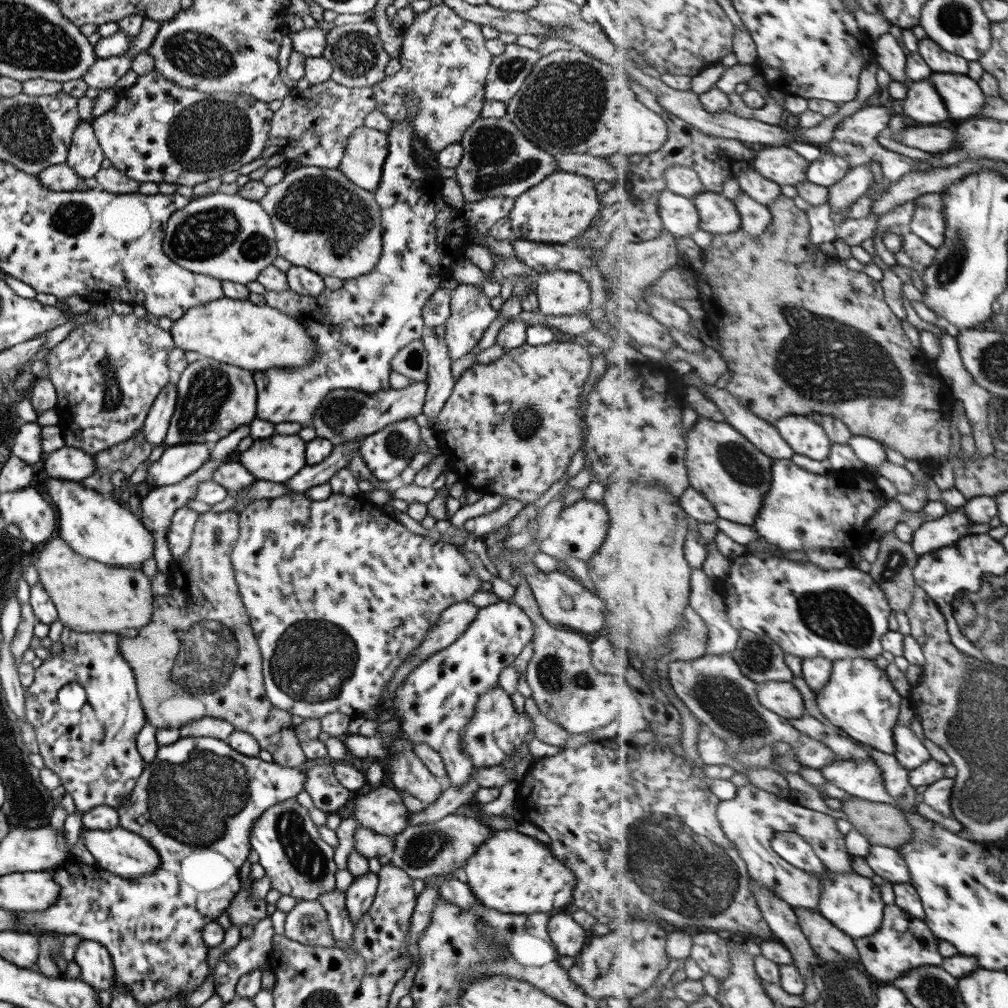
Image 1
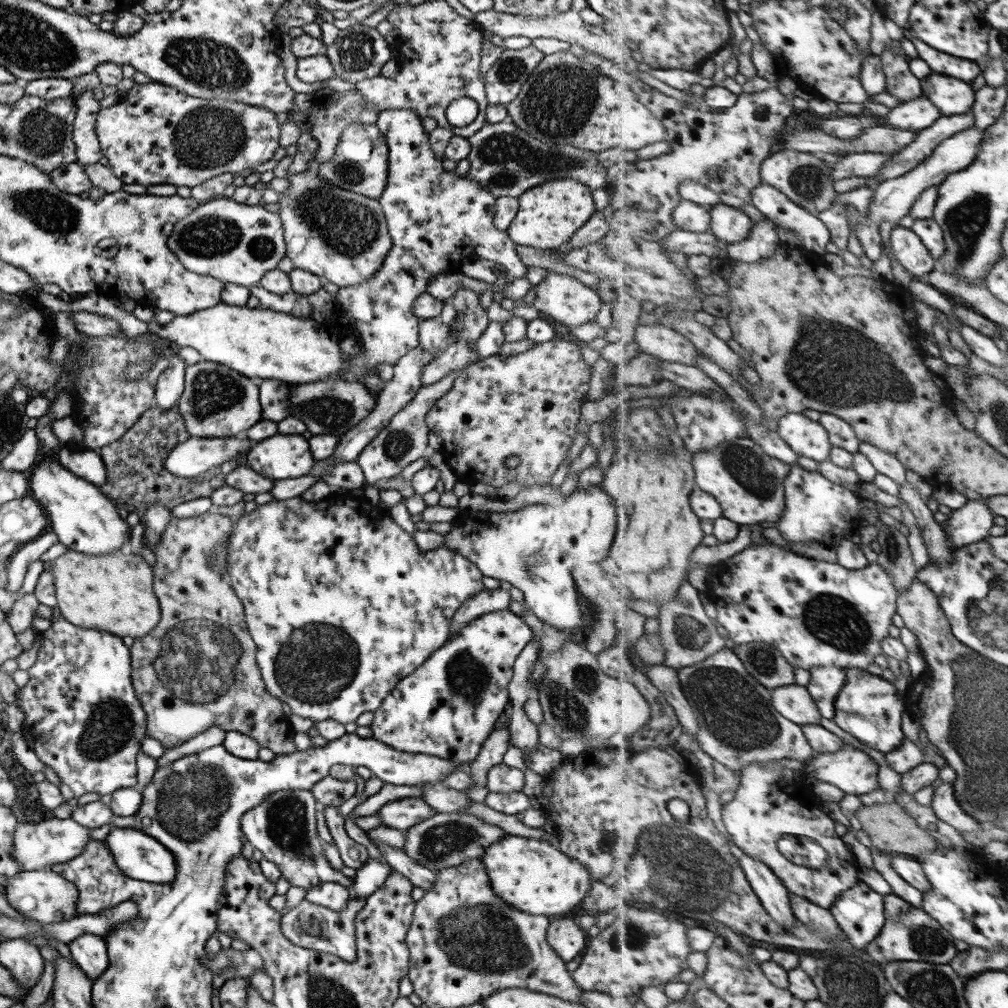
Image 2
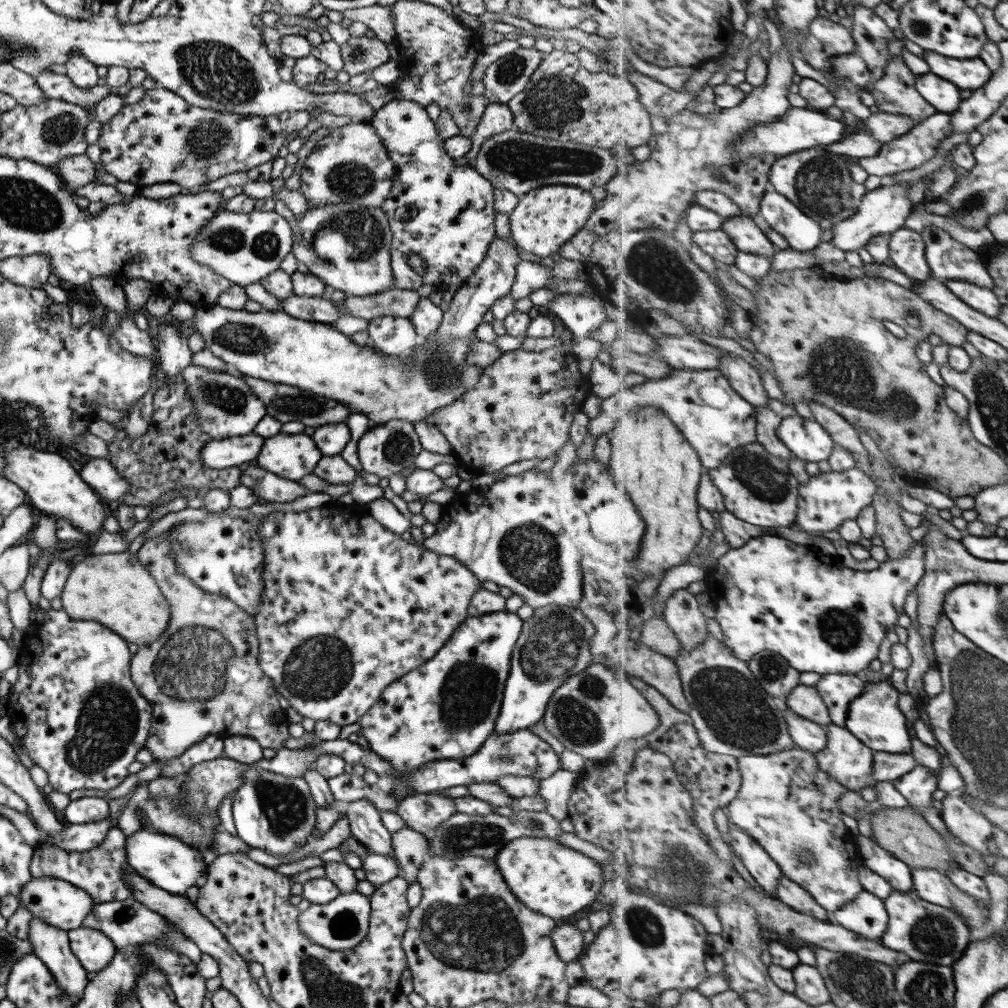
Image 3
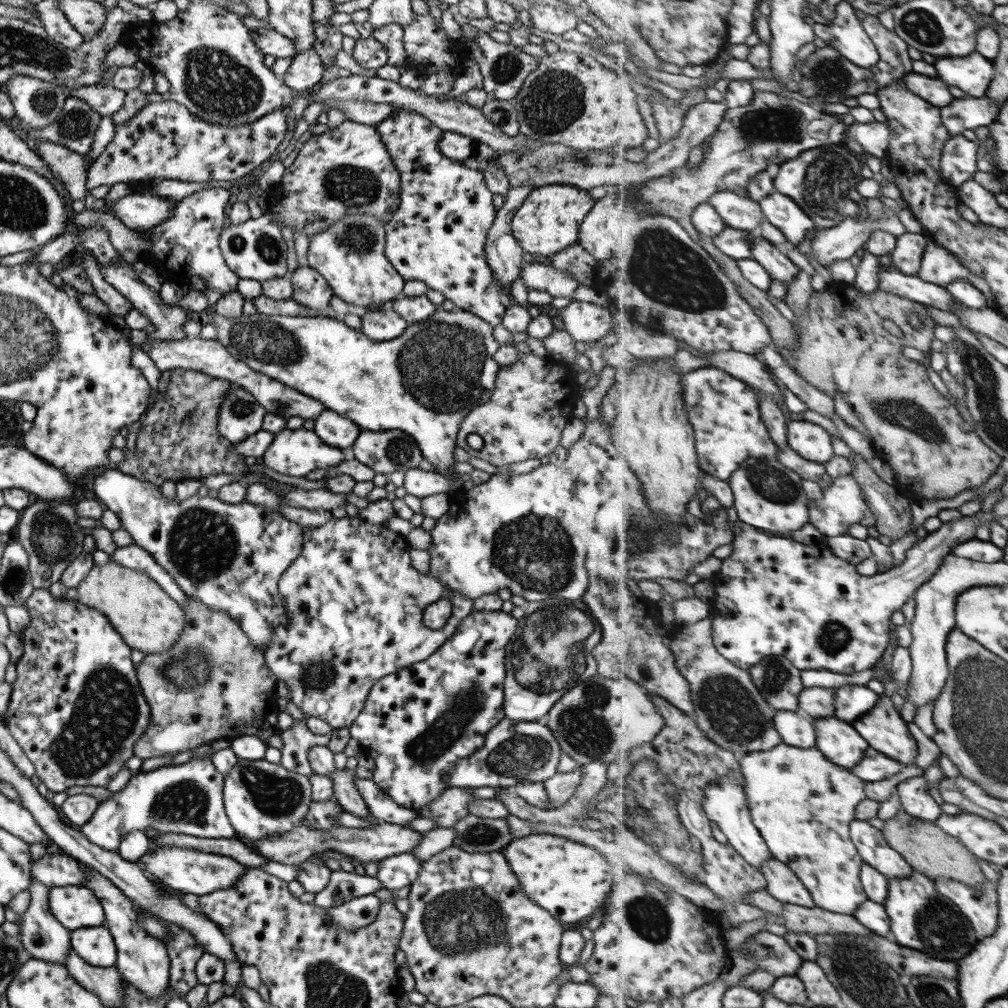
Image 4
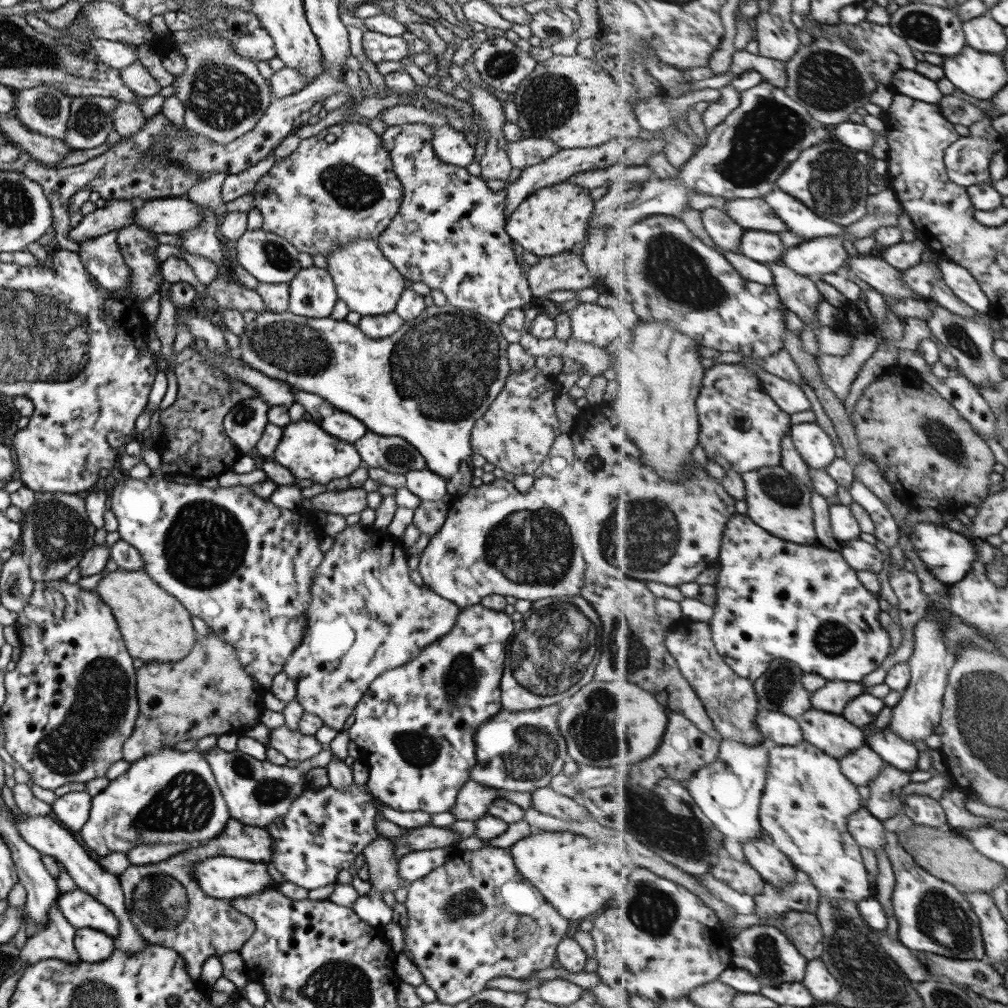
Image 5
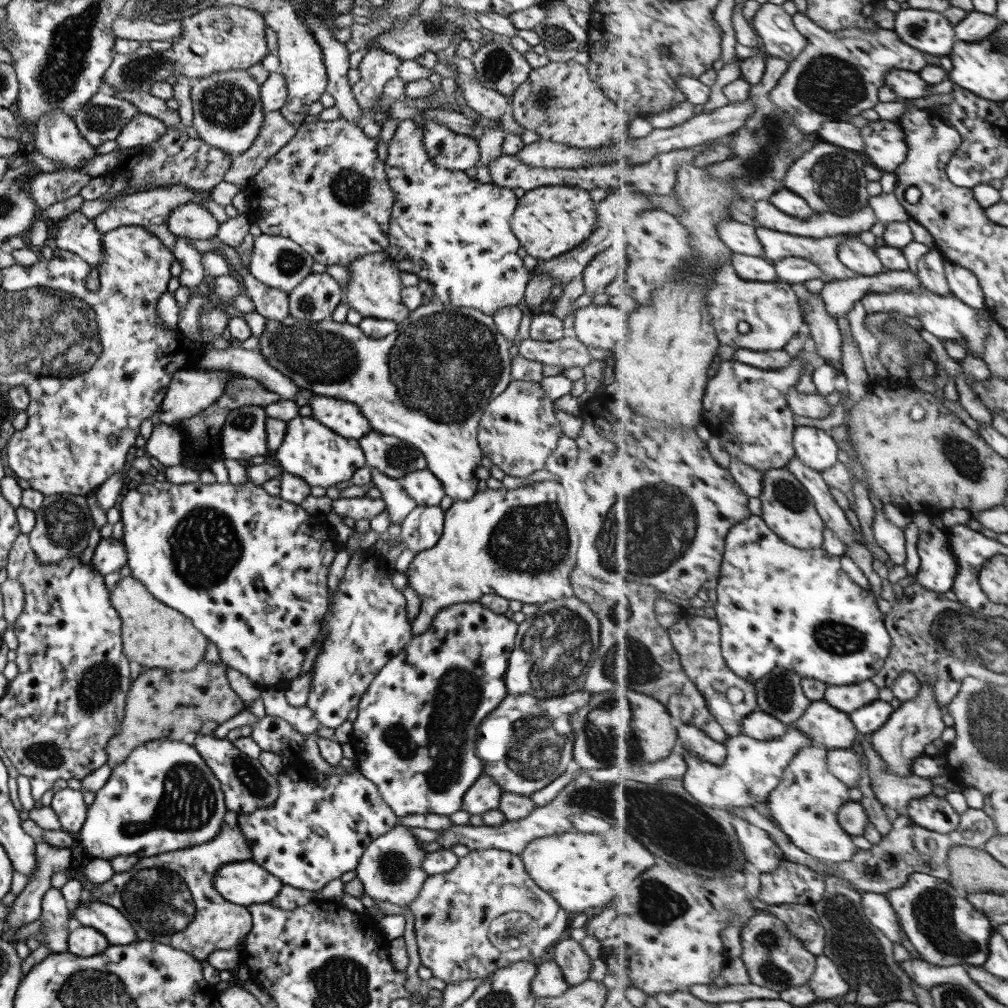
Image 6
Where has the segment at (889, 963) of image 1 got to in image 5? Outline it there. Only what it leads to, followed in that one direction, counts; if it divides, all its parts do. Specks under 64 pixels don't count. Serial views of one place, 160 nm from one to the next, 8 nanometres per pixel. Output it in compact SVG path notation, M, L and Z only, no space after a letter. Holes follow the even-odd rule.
M886 832L884 850L891 860L895 874L891 902L899 924L899 940L916 953L925 951L959 960L985 960L986 948L981 921L963 893L952 883L921 868L903 848L896 832Z

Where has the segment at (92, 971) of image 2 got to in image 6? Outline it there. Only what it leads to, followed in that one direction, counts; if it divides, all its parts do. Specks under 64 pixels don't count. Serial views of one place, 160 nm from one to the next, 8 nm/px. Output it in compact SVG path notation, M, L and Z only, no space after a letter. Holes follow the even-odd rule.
M79 926L68 932L66 952L87 958L103 952L108 945L105 937L97 930L88 926Z

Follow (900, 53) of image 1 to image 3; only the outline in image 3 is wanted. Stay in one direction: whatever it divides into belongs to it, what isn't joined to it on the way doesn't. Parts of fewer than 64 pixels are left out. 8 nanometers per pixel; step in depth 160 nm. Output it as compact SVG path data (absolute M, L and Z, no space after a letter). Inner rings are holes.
M894 57L885 67L885 77L875 83L871 92L876 107L880 112L913 117L917 123L923 123L938 111L917 92L915 82L915 74L904 58Z

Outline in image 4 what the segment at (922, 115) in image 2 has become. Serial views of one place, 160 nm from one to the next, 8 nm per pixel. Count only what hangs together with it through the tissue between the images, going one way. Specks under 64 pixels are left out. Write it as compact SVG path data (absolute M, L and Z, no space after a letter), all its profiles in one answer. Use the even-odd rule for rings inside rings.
M889 122L856 123L849 125L847 138L854 138L866 152L870 152L878 158L887 157L890 149L892 135Z

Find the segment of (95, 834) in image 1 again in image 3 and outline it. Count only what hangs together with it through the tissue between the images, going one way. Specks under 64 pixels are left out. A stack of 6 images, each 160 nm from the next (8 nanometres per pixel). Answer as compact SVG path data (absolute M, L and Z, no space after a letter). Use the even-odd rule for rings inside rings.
M141 828L137 833L125 837L126 862L139 876L146 878L153 886L174 895L186 895L196 889L207 874L208 863L197 849L183 844L178 838L153 833Z

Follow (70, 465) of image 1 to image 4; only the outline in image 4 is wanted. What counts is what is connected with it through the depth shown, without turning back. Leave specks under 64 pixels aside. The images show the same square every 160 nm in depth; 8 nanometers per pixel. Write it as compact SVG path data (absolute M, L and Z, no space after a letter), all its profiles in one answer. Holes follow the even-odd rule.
M109 467L95 477L92 488L96 500L117 515L122 530L131 537L132 545L145 550L187 597L197 599L209 610L222 612L237 622L245 636L263 652L272 640L274 626L286 620L283 599L277 594L277 580L301 553L301 526L289 522L276 510L247 501L229 504L207 495L192 495L181 502L176 497L167 499L161 495L158 486Z

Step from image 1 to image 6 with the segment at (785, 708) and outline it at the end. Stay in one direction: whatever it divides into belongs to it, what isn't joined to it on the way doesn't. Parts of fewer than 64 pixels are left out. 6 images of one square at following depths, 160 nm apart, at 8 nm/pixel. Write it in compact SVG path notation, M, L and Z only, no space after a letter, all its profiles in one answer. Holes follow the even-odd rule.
M870 679L856 685L828 685L825 699L829 701L831 706L851 714L851 712L879 700L879 688L880 686L871 682Z

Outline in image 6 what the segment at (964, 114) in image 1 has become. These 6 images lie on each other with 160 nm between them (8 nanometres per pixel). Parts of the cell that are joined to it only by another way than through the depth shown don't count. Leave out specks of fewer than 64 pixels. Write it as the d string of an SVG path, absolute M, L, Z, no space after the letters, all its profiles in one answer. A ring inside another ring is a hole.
M894 69L887 74L886 86L893 91L899 99L925 98L933 86L923 80L919 73L909 70Z

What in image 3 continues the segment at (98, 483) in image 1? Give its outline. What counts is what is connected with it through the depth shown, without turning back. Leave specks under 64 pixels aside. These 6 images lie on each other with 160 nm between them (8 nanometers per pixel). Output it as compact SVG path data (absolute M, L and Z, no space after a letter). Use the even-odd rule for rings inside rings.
M183 380L170 385L159 386L152 396L152 415L147 431L138 438L128 439L124 433L117 433L115 441L108 445L108 456L106 459L110 465L129 483L129 490L122 496L118 504L127 506L145 506L148 502L155 502L162 492L167 490L183 491L186 488L197 488L201 490L199 494L193 496L202 496L208 490L219 489L229 491L240 485L241 470L236 466L226 469L212 469L202 465L200 461L200 450L210 439L198 425L198 420L194 416L194 406L186 384Z

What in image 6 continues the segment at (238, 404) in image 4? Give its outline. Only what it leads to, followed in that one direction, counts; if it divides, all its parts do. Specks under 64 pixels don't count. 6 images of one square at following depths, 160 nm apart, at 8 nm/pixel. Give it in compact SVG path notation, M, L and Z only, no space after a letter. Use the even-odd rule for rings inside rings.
M240 406L230 410L220 428L222 459L246 463L252 456L263 456L268 449L264 429L266 418L261 406Z

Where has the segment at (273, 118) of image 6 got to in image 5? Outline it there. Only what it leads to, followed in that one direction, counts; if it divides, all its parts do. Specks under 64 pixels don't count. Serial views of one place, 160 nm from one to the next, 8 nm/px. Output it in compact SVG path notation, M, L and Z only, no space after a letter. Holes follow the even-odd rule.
M217 172L213 176L201 179L183 197L198 206L212 210L217 217L221 216L226 213L225 203L220 197L221 184L225 178L223 172Z

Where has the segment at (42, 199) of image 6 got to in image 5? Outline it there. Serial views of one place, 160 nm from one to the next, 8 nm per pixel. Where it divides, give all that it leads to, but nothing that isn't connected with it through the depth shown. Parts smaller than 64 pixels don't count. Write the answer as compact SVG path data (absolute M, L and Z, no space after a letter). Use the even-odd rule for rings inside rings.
M157 113L147 120L147 123L141 127L141 131L137 134L115 143L102 154L82 164L59 169L47 169L33 159L27 161L26 165L23 166L25 178L41 186L43 195L49 201L50 229L55 232L53 240L55 247L78 253L78 243L68 239L70 227L67 210L68 198L74 196L78 191L97 192L104 201L121 198L145 201L153 198L184 196L193 185L201 180L197 174L189 172L189 169L173 163L169 164L167 159L157 157L153 160L150 157L150 148L152 148L154 140L160 138L162 134L170 136L171 132L167 122L168 120L161 113Z

